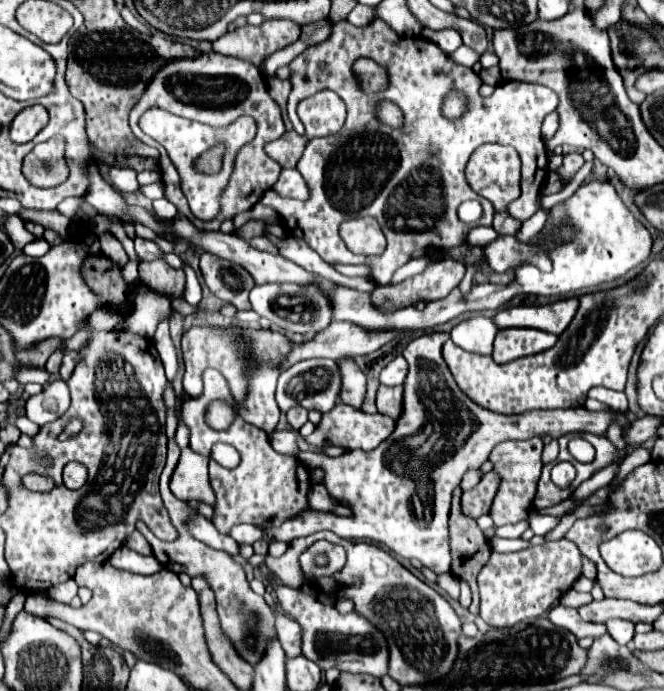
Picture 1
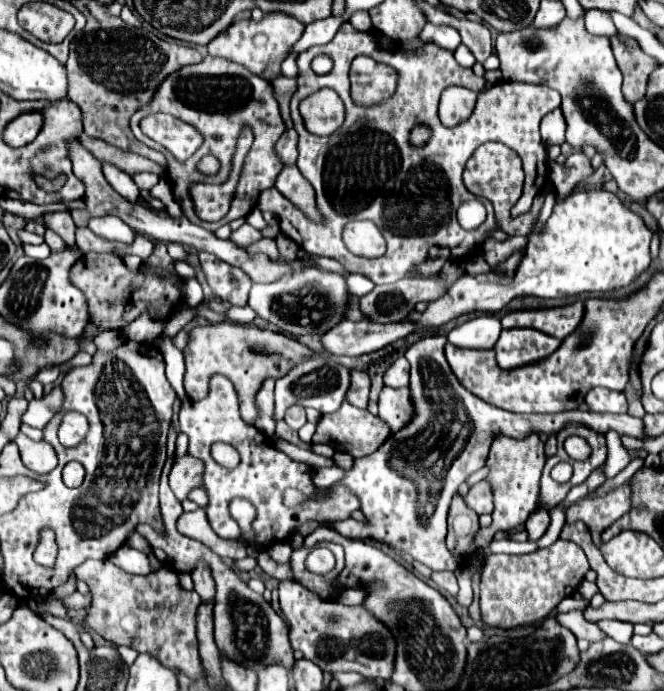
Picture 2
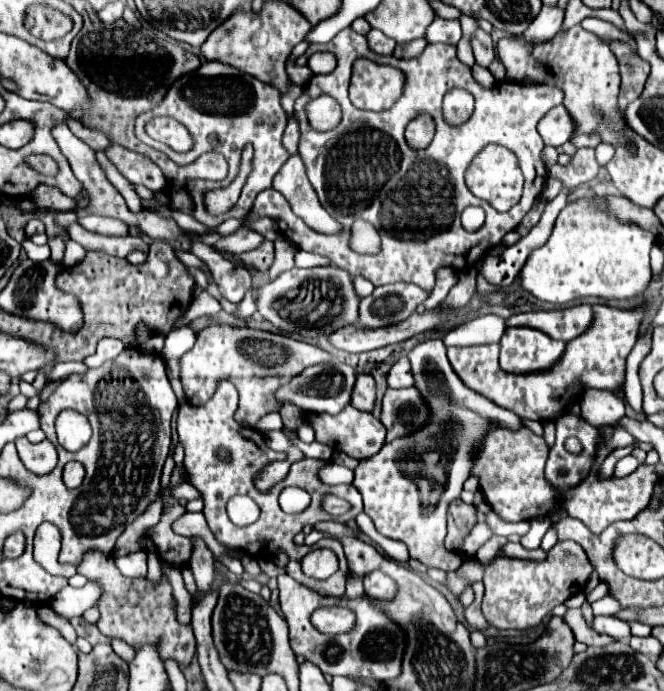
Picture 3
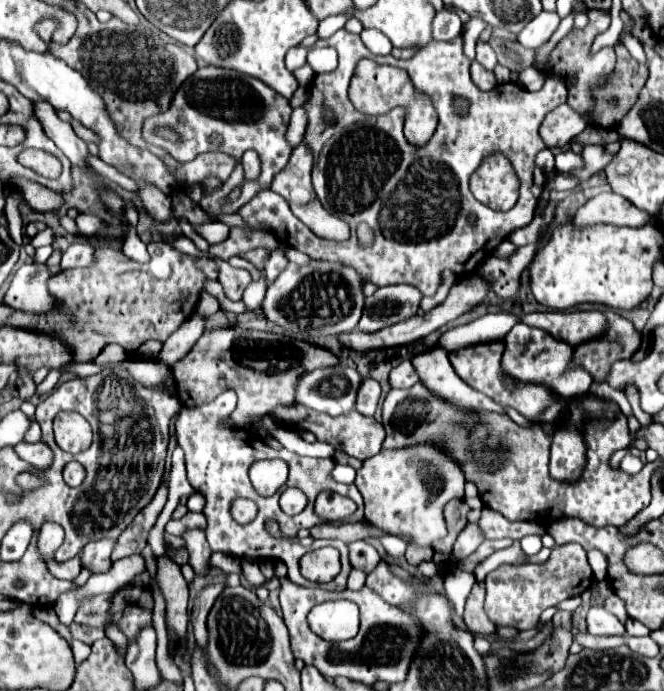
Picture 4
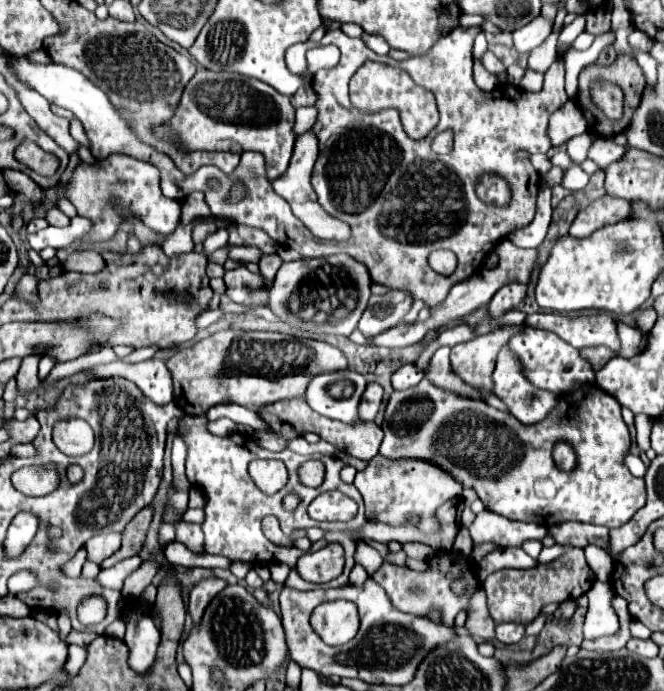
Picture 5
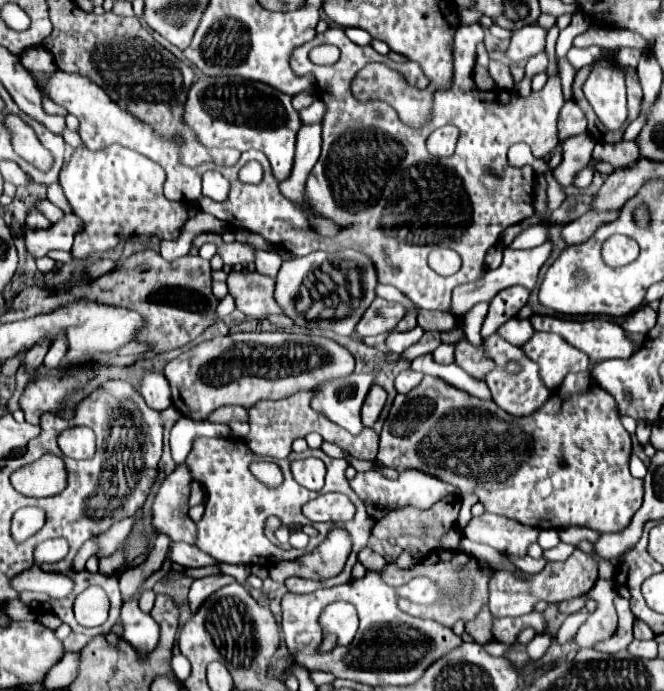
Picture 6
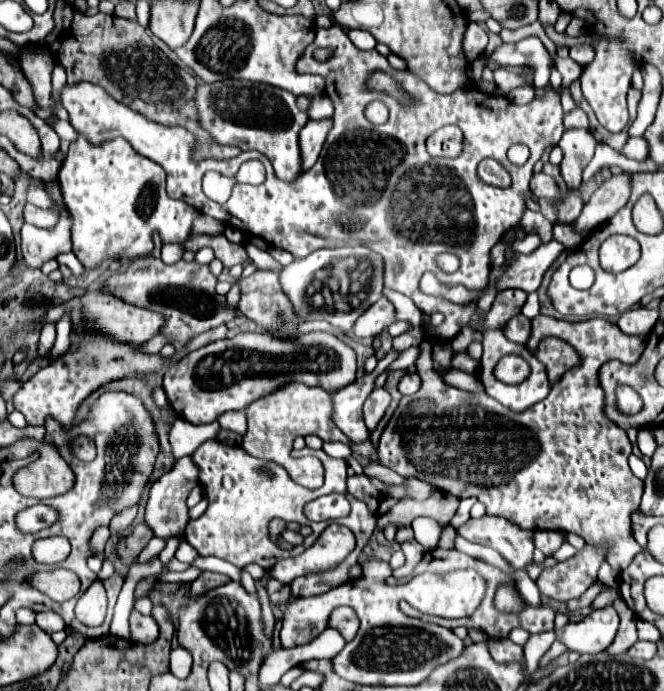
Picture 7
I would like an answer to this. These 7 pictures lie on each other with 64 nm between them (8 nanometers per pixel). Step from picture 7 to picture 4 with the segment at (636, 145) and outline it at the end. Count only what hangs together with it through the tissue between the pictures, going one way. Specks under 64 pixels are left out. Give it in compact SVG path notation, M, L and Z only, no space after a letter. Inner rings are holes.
M584 146L582 152L580 152L582 160L584 160L584 168L578 168L578 170L572 170L570 174L574 174L580 182L588 180L592 174L600 172L606 168L606 164L612 160L612 156L608 156L604 152L602 146Z

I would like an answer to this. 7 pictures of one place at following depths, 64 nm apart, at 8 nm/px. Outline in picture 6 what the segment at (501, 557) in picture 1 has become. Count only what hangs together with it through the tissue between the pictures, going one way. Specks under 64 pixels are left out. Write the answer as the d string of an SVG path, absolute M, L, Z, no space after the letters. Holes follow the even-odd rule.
M576 548L564 562L546 562L546 566L538 574L526 574L522 572L524 578L514 576L510 570L498 570L492 574L492 580L488 582L490 590L490 612L494 618L518 618L534 610L534 604L544 600L544 602L562 602L570 598L578 598L588 594L588 590L596 584L598 580L598 570L596 564L590 556Z

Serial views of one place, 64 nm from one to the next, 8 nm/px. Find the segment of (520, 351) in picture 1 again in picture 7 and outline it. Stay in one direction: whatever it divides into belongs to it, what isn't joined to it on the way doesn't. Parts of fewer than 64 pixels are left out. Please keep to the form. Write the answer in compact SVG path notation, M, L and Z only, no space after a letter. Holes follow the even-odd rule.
M554 336L542 338L534 350L534 356L544 364L551 385L556 383L566 370L574 368L580 362L580 356L574 352L574 348Z

